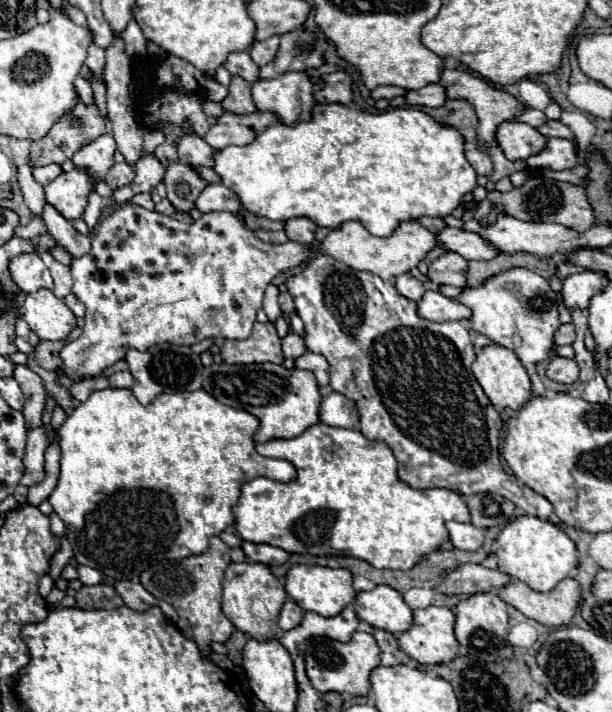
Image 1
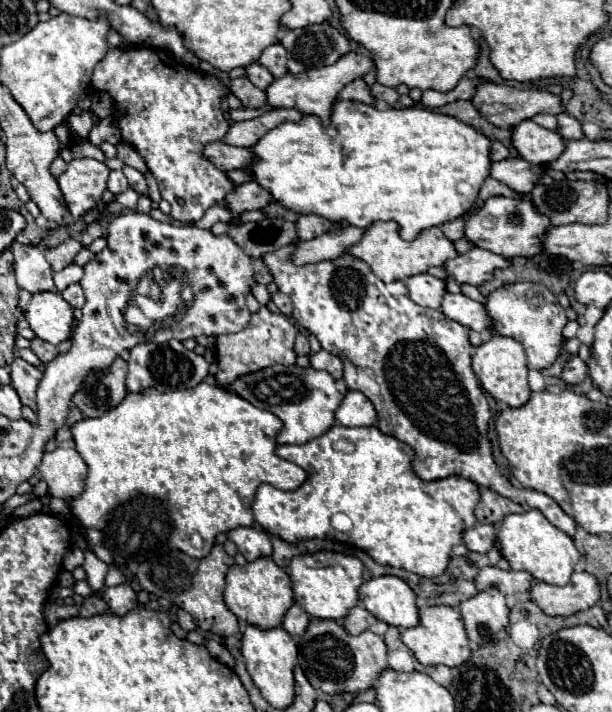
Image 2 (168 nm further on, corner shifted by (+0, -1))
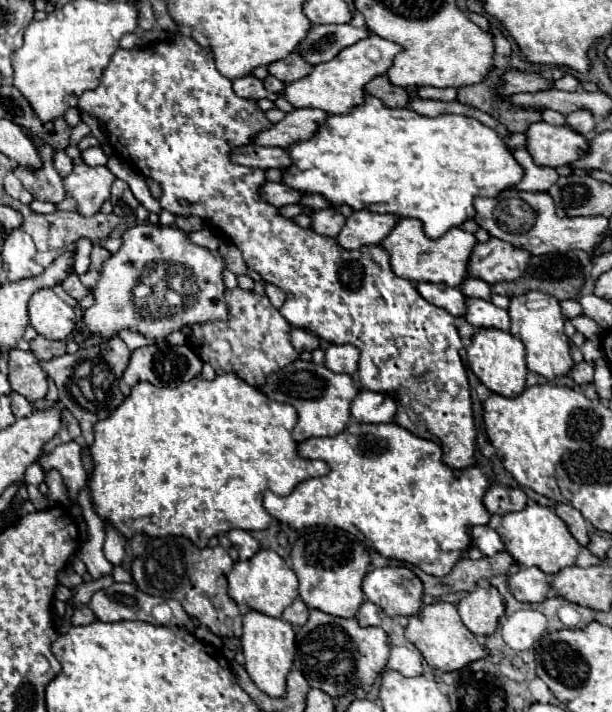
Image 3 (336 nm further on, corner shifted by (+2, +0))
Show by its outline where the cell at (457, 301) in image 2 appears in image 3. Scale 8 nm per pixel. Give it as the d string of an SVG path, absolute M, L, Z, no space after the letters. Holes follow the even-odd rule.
M466 298L466 314L464 314L464 318L474 328L508 330L508 326L510 326L510 318L508 318L506 310L494 306L492 302L476 300L476 298Z

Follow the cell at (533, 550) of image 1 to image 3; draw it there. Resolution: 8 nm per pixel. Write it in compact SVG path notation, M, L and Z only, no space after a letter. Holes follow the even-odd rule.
M530 504L522 512L502 516L502 524L496 530L506 546L506 552L522 566L536 566L544 574L558 574L562 568L574 566L580 552L580 544L572 538L566 524L554 514L552 508Z

